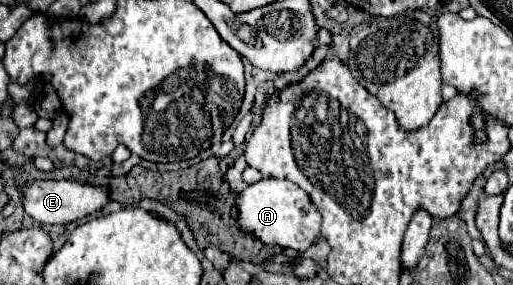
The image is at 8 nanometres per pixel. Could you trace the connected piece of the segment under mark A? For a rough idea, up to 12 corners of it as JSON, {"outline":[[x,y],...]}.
{"outline":[[262,178],[236,196],[240,232],[304,252],[320,212],[290,180]]}

